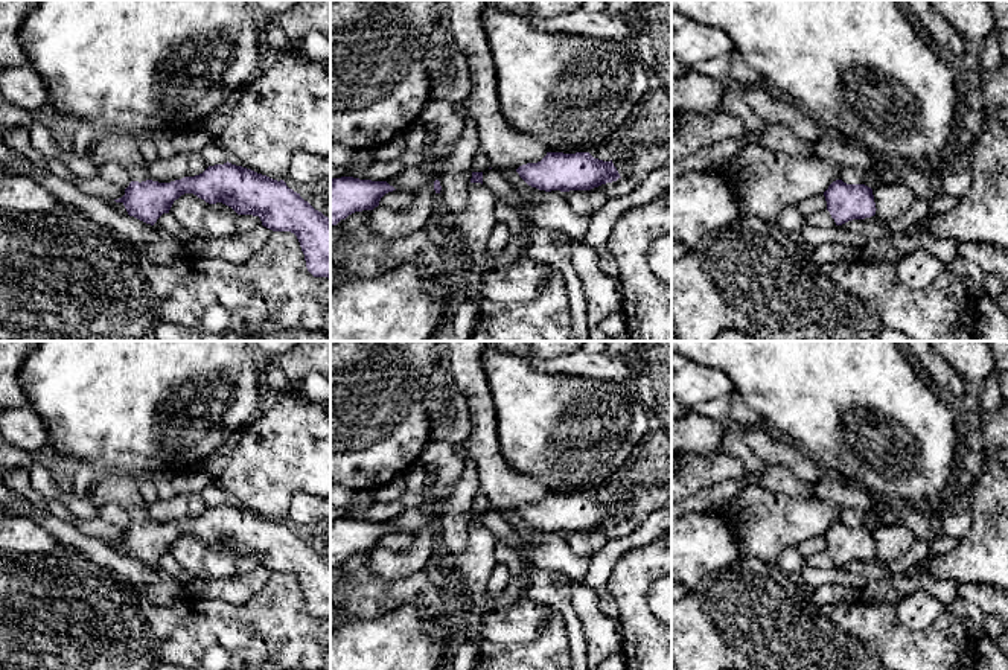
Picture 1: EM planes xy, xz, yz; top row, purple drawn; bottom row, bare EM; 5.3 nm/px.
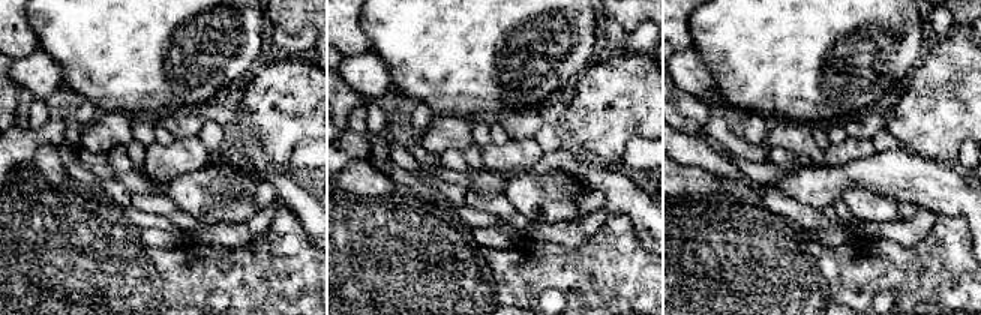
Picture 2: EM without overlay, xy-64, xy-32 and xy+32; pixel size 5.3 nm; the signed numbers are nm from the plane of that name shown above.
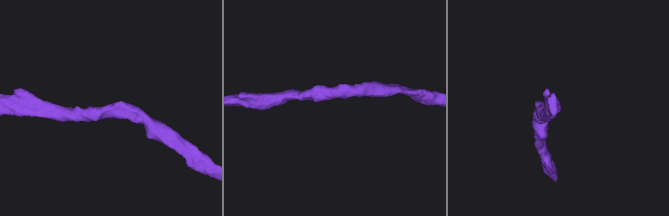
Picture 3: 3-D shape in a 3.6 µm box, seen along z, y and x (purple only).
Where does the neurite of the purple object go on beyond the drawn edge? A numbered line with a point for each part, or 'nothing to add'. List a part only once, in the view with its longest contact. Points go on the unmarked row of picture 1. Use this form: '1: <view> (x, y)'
nothing to add

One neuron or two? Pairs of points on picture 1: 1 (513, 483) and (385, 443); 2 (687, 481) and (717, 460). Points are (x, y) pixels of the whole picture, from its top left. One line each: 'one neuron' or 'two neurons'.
1: two neurons
2: one neuron

